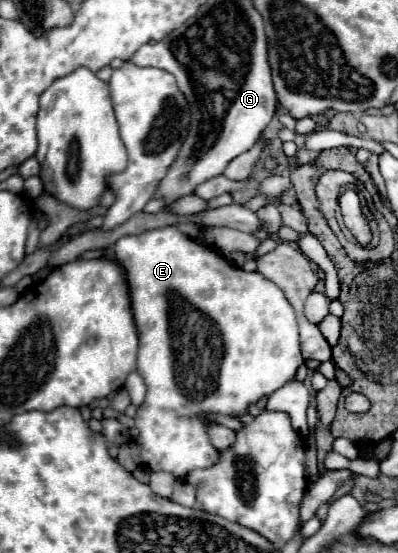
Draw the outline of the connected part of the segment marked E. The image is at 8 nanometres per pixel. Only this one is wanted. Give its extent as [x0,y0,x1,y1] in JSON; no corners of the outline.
[113,226,305,478]

